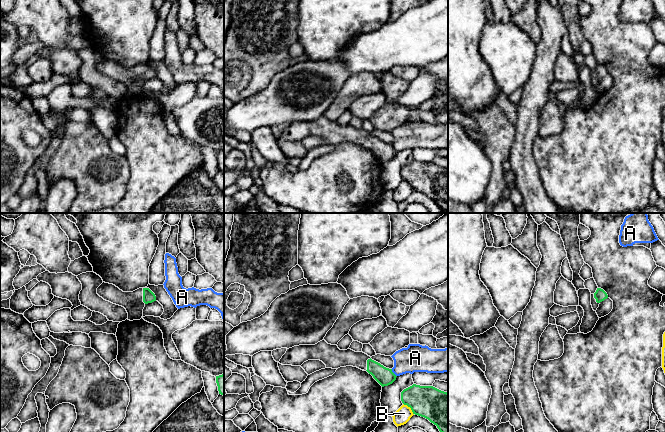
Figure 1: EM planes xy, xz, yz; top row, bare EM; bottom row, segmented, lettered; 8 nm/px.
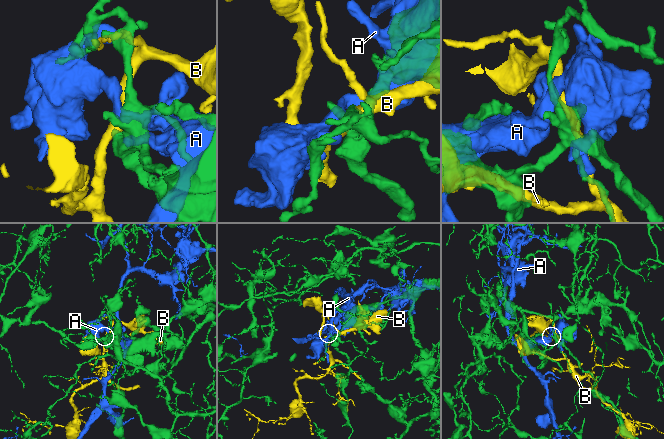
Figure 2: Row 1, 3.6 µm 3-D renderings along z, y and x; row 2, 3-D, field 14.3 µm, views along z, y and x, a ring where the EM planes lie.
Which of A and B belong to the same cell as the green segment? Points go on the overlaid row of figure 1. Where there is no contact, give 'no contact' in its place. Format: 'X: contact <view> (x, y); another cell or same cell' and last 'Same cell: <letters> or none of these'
A: contact xz (393, 373); another cell
B: contact xz (410, 407); another cell
Same cell: none of these

